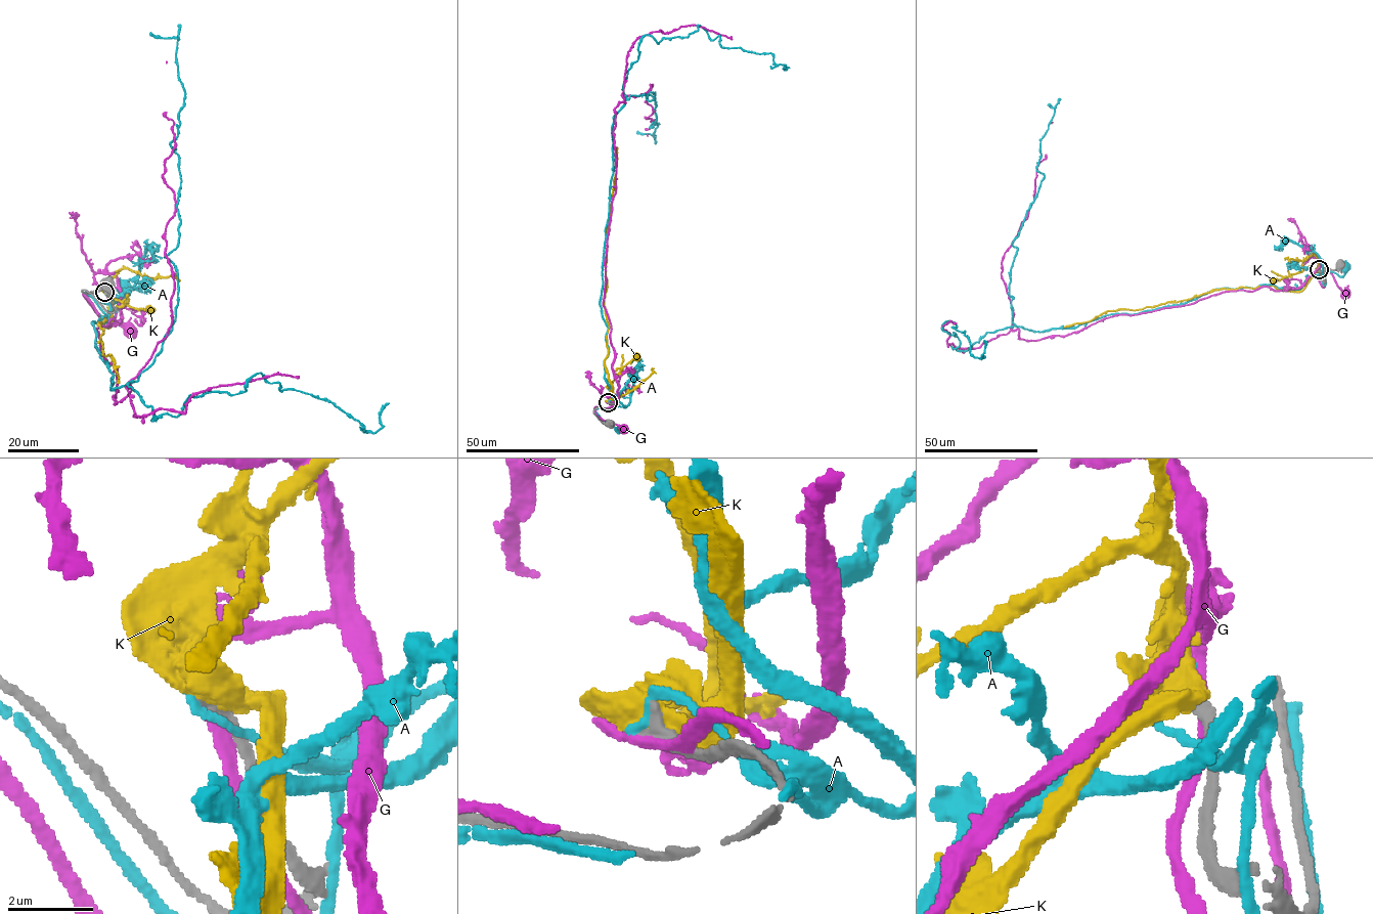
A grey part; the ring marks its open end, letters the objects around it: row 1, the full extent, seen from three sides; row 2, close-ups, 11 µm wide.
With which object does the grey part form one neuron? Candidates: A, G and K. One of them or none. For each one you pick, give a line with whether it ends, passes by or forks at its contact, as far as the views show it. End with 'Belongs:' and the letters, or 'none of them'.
K: it ends there
Belongs: K

